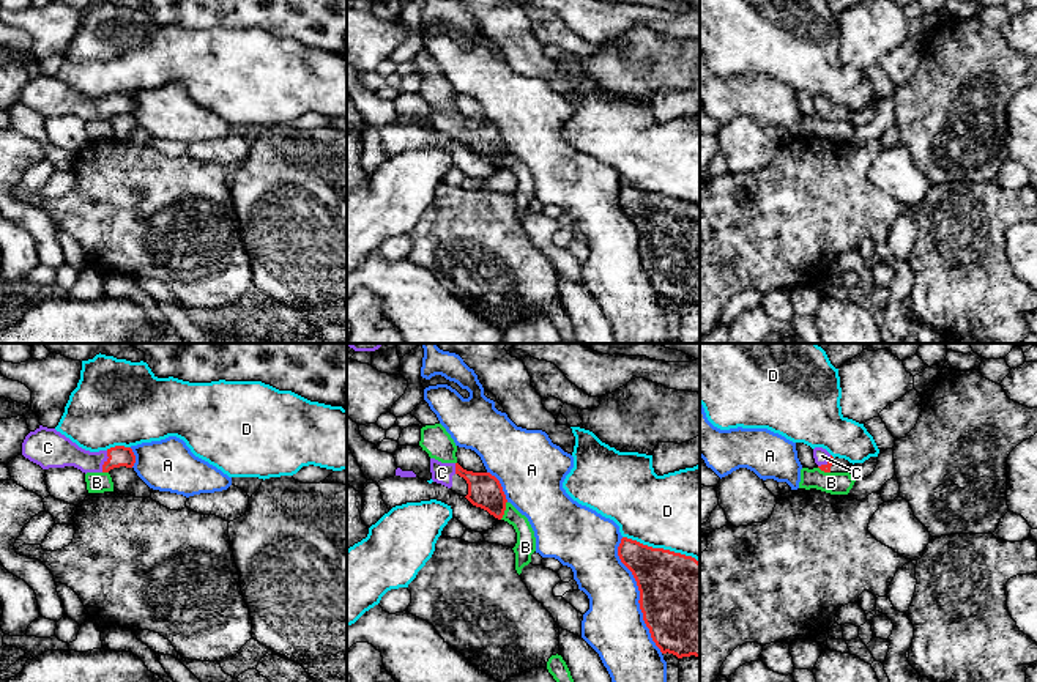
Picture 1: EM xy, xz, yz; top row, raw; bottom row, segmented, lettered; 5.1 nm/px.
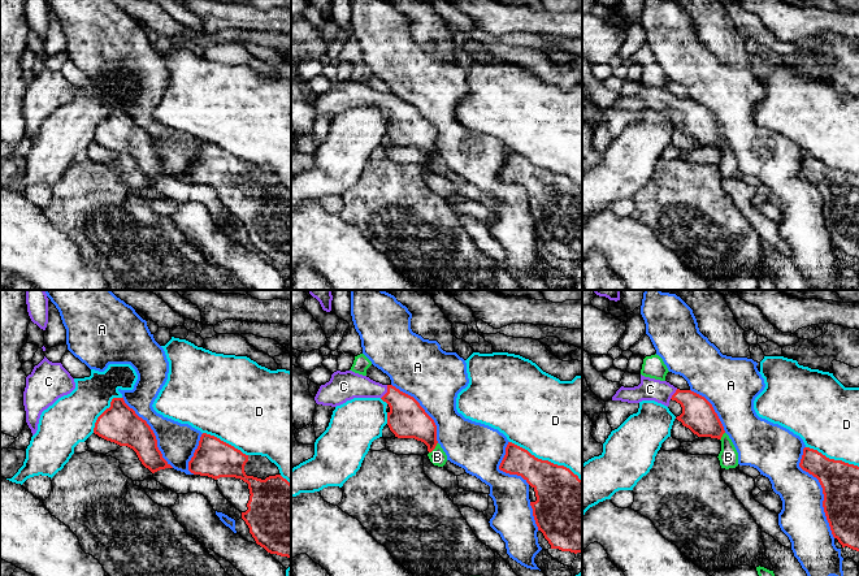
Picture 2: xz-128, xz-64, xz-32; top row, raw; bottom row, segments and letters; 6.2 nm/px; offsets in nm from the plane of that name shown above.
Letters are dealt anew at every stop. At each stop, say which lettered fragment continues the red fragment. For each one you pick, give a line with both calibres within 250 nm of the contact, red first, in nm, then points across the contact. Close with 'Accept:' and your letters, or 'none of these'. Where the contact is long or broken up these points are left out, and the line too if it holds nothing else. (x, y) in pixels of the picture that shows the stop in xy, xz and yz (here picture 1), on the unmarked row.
C: Thickness 110 nm (red) against 160 nm. Path across: xy (118, 103), (106, 109), (87, 109), (59, 98)
Accept: C

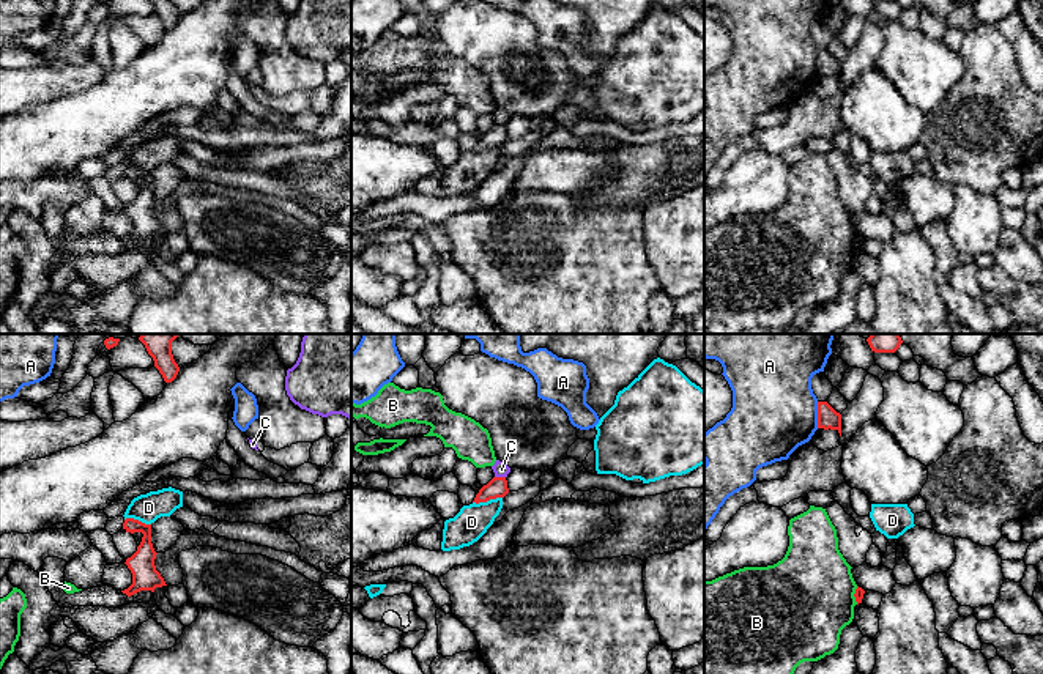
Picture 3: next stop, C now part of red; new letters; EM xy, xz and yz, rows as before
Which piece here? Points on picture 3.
Accept: none of these

